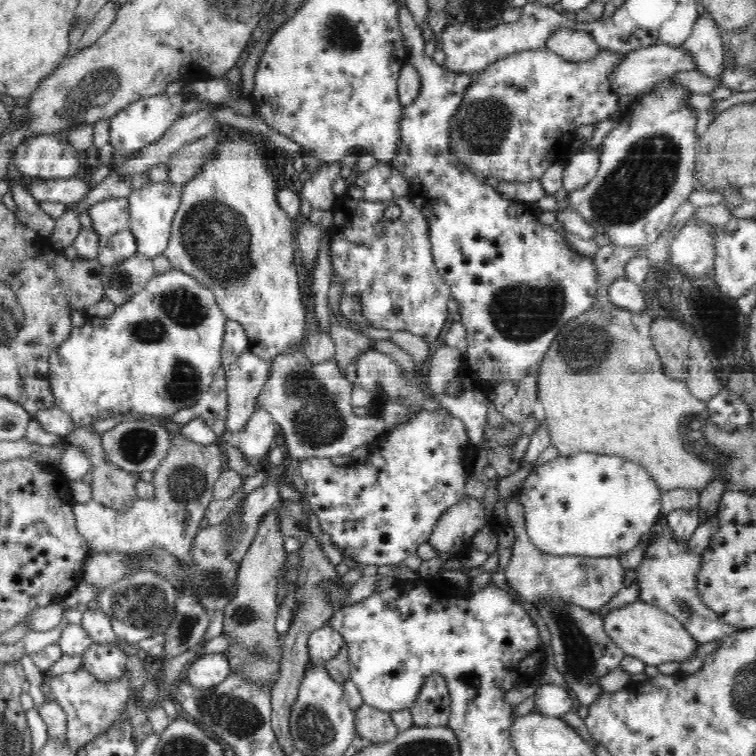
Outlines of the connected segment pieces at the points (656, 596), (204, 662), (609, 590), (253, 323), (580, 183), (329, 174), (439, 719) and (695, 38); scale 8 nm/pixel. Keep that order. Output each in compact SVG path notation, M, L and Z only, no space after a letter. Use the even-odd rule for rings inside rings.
M670 528L653 536L641 563L637 566L639 602L648 603L672 615L699 644L717 641L732 636L738 625L720 619L719 613L708 607L699 596L699 581L702 572L701 555L688 552L687 540L674 535Z
M224 653L206 654L192 661L183 677L196 688L210 688L222 683L231 672L230 659Z
M517 498L509 499L505 504L509 524L515 532L515 543L509 563L505 568L505 577L507 578L510 590L516 603L529 602L535 604L538 601L564 601L564 603L574 603L590 611L598 611L604 605L607 605L615 595L623 588L623 573L626 569L622 568L620 558L614 556L589 557L580 555L556 556L542 552L535 544L532 544L525 528L524 508Z
M240 136L240 140L236 142L228 142L228 144L218 144L216 149L216 162L206 162L202 166L202 170L188 182L183 185L181 192L181 203L179 209L175 212L172 224L171 235L168 241L164 255L168 258L172 268L185 272L186 275L192 276L202 286L208 288L213 292L215 301L222 309L224 316L227 316L230 320L235 320L242 325L248 337L249 351L258 355L260 358L272 360L278 356L280 352L284 352L283 348L286 348L289 344L300 343L305 335L306 331L306 304L303 302L304 294L300 291L298 282L298 267L295 252L295 242L292 239L293 224L288 213L283 210L279 205L277 192L276 192L276 180L270 176L270 172L266 170L264 166L264 160L260 158L262 154L262 146L258 148L253 141L248 142Z
M580 147L576 153L565 162L562 173L562 184L568 192L578 191L586 186L599 170L599 149Z
M340 161L324 163L321 169L310 175L303 183L301 197L310 202L312 208L329 210L336 195L332 191L332 184L339 178Z
M435 672L430 674L409 709L415 726L434 728L449 725L451 698L445 678Z
M705 13L694 24L692 35L685 40L681 45L681 49L686 51L694 61L695 69L708 78L714 78L716 81L723 69L725 56L725 40L723 38L722 30L718 27L715 20L710 17L710 14Z

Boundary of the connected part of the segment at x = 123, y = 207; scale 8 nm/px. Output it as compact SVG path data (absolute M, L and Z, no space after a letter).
M112 197L93 204L89 210L93 229L102 236L110 236L129 228L128 197Z

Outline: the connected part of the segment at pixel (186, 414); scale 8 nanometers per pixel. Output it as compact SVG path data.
M220 366L215 372L215 378L211 387L208 388L206 394L199 398L199 401L194 406L182 408L176 414L170 417L147 417L150 421L160 423L173 422L178 426L184 426L195 416L201 416L205 423L214 430L217 439L215 445L220 445L220 436L225 432L226 415L227 415L227 384L226 384L227 369Z

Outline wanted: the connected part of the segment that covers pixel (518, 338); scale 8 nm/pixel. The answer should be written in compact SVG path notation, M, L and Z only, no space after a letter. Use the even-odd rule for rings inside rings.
M402 7L399 10L399 23L400 29L403 33L404 43L408 50L408 62L412 66L415 66L420 73L420 94L416 97L416 101L412 102L405 108L402 113L402 118L399 121L399 133L397 134L397 148L396 156L394 159L394 167L404 173L404 177L410 180L410 186L412 186L412 206L417 208L419 214L424 215L425 222L428 223L429 242L432 246L433 262L436 265L436 271L440 273L440 278L444 279L445 286L449 288L449 294L452 299L457 300L459 306L459 313L461 316L461 323L464 325L467 338L467 347L463 354L464 360L468 363L467 366L473 370L476 378L480 381L489 382L492 386L496 383L504 383L506 381L517 381L528 373L532 372L535 366L538 366L540 360L544 358L547 351L550 350L551 344L558 338L559 332L562 330L564 324L568 320L576 318L578 315L582 315L583 312L590 311L593 306L594 297L597 291L597 272L594 266L592 257L586 258L581 256L577 251L572 249L568 243L563 239L562 235L555 231L550 226L542 226L536 222L536 215L532 209L526 210L526 206L522 206L523 201L520 204L516 204L520 210L516 210L516 214L528 214L527 217L512 218L512 200L503 198L502 195L496 192L496 189L492 186L486 186L470 167L466 167L466 163L462 161L462 157L456 155L454 152L454 145L452 145L450 130L452 130L452 120L456 118L456 115L461 111L461 107L465 102L464 96L466 96L467 88L474 82L474 77L469 76L469 73L454 73L448 69L436 64L432 61L430 56L424 53L425 42L423 39L423 32L416 25L416 21L412 17L410 10L407 7Z

